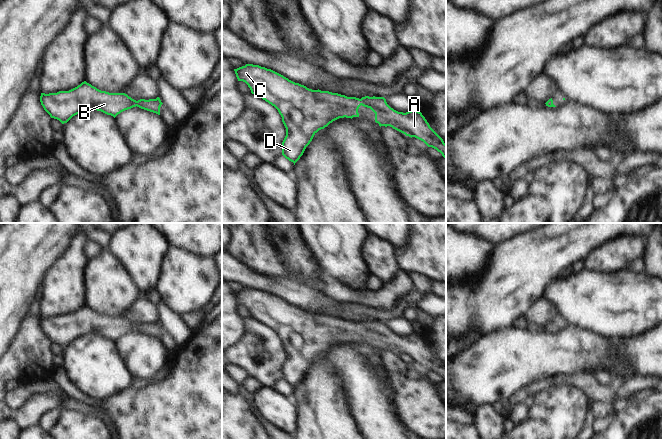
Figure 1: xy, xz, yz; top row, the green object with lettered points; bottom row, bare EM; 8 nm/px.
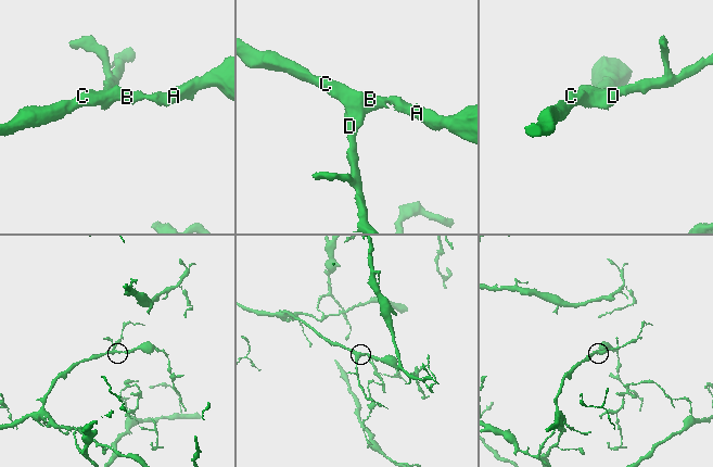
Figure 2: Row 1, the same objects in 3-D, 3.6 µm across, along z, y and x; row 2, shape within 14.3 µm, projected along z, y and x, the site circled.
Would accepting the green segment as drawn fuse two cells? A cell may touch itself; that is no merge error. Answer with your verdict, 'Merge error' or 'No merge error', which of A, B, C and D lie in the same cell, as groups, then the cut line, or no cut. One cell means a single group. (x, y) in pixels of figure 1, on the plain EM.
No merge error. Groups: A B C D. No split.

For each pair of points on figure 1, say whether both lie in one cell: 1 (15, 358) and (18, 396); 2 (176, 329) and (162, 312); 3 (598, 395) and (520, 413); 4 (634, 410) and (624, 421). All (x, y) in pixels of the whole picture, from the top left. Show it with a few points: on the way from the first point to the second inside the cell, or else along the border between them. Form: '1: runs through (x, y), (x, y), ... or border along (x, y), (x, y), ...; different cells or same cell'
1: border along (44, 380), (21, 385); different cells
2: runs through (174, 325), (166, 316); same cell
3: border along (523, 402), (516, 405), (508, 416); different cells
4: runs through (632, 413), (627, 418); same cell

